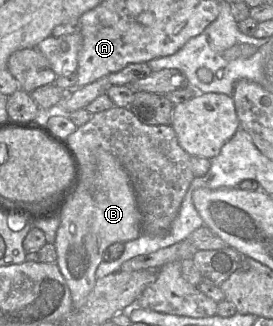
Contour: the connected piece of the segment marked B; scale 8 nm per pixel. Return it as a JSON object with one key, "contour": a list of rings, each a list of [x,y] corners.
{"contour":[[[97,148],[93,150],[93,155],[95,157],[94,165],[89,162],[81,166],[80,184],[63,209],[53,243],[57,253],[56,264],[71,292],[73,309],[82,307],[93,290],[97,281],[96,270],[99,264],[104,261],[105,250],[116,242],[132,241],[142,234],[142,216],[128,173],[110,152]]]}

